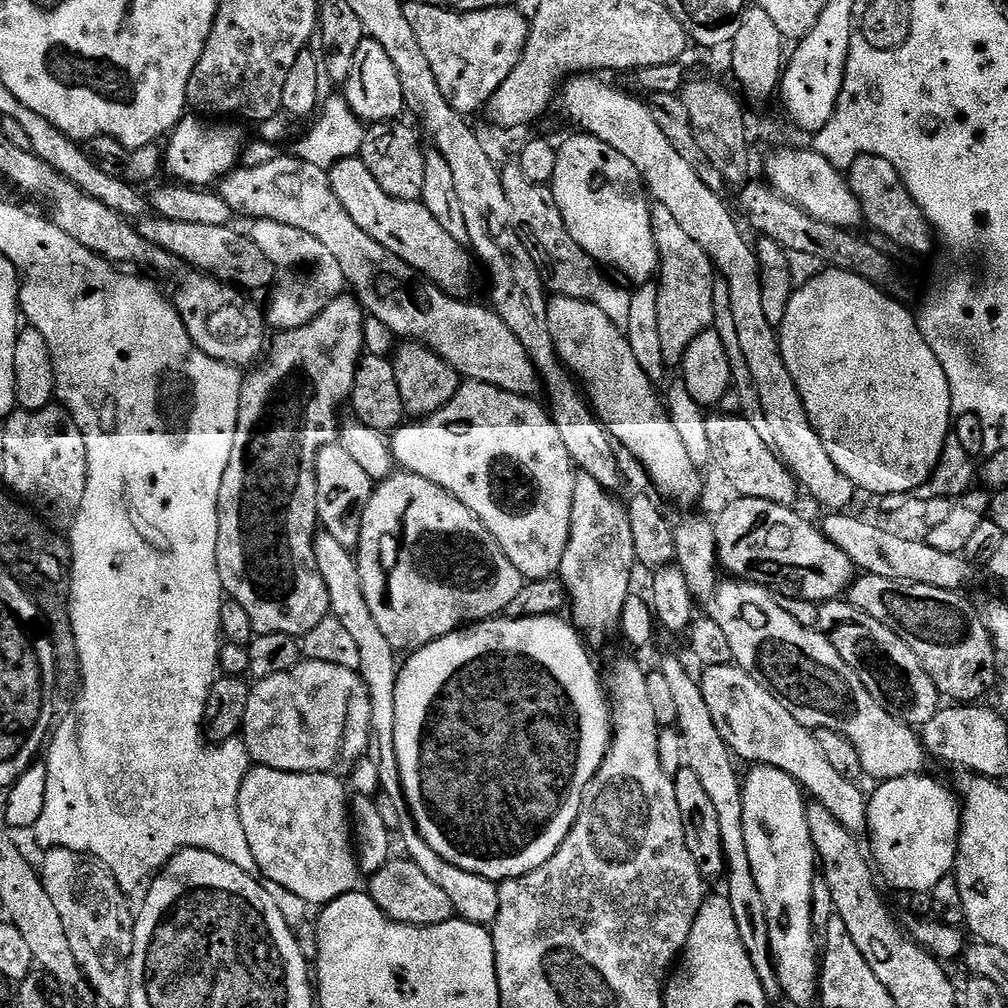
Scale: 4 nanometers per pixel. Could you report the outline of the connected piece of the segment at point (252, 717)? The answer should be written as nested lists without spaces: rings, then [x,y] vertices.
[[[305,659],[286,674],[255,681],[251,690],[242,739],[257,765],[283,772],[348,774],[367,753],[370,694],[359,672]]]

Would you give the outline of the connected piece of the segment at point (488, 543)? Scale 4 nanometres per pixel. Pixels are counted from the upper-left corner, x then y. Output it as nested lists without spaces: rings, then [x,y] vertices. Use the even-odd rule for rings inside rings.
[[[403,470],[397,471],[388,480],[383,480],[375,485],[372,497],[363,507],[361,536],[355,546],[354,555],[358,574],[362,578],[362,594],[366,594],[366,606],[370,606],[370,614],[374,614],[374,622],[378,622],[378,630],[382,630],[386,642],[390,642],[390,646],[397,650],[425,648],[427,644],[446,634],[465,626],[471,626],[481,620],[490,620],[507,613],[512,607],[514,598],[517,598],[526,583],[524,575],[516,569],[514,562],[510,562],[510,558],[506,558],[502,546],[498,546],[496,539],[488,533],[486,526],[470,509],[462,506],[462,502],[458,502],[458,498],[454,498],[449,492],[442,490],[442,486],[434,486],[434,482]]]

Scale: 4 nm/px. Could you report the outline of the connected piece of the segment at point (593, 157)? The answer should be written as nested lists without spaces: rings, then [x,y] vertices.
[[[587,134],[575,135],[564,145],[559,145],[556,153],[558,166],[554,166],[554,178],[550,185],[558,202],[558,210],[566,222],[566,230],[570,230],[570,238],[574,238],[574,242],[578,242],[582,251],[597,264],[605,269],[613,268],[614,271],[621,272],[626,279],[633,280],[633,285],[647,284],[657,275],[658,261],[650,222],[652,204],[644,180],[638,170],[634,170],[633,164],[622,158],[618,150],[614,150],[614,146],[606,146],[606,142]]]

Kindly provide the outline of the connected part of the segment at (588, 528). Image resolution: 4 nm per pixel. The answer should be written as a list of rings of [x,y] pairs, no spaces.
[[[577,471],[570,538],[566,554],[562,554],[558,579],[567,592],[571,623],[589,641],[600,640],[621,627],[624,607],[633,591],[632,571],[638,568],[628,509],[612,496],[615,495],[598,486],[590,474]]]

